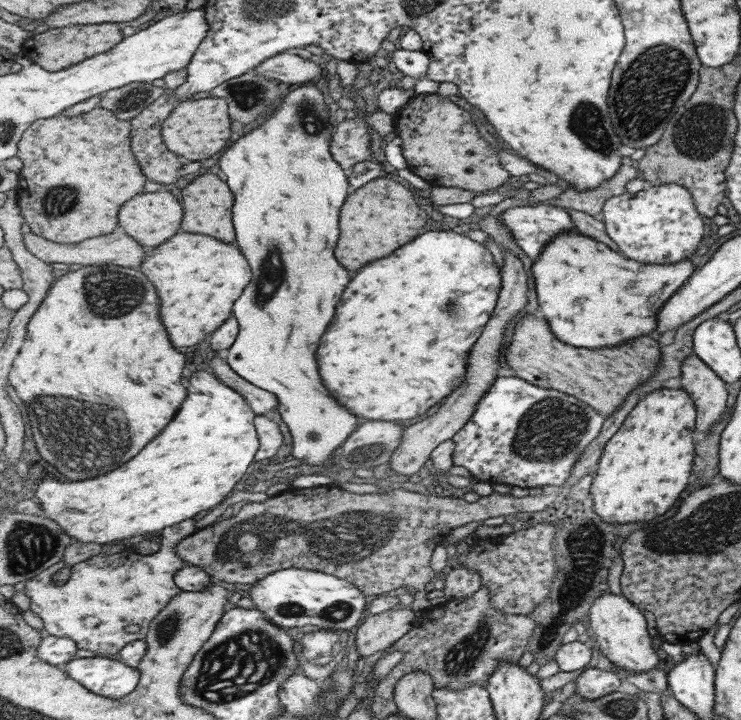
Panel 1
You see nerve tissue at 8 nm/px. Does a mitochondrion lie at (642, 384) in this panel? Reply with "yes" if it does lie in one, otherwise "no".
no

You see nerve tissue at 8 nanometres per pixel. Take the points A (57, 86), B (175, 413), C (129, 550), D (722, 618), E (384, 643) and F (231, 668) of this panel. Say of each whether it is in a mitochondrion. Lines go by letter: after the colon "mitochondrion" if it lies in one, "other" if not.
A: other
B: other
C: other
D: other
E: other
F: mitochondrion

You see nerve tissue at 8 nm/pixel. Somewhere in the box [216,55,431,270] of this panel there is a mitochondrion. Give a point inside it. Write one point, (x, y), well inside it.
(311, 121)

